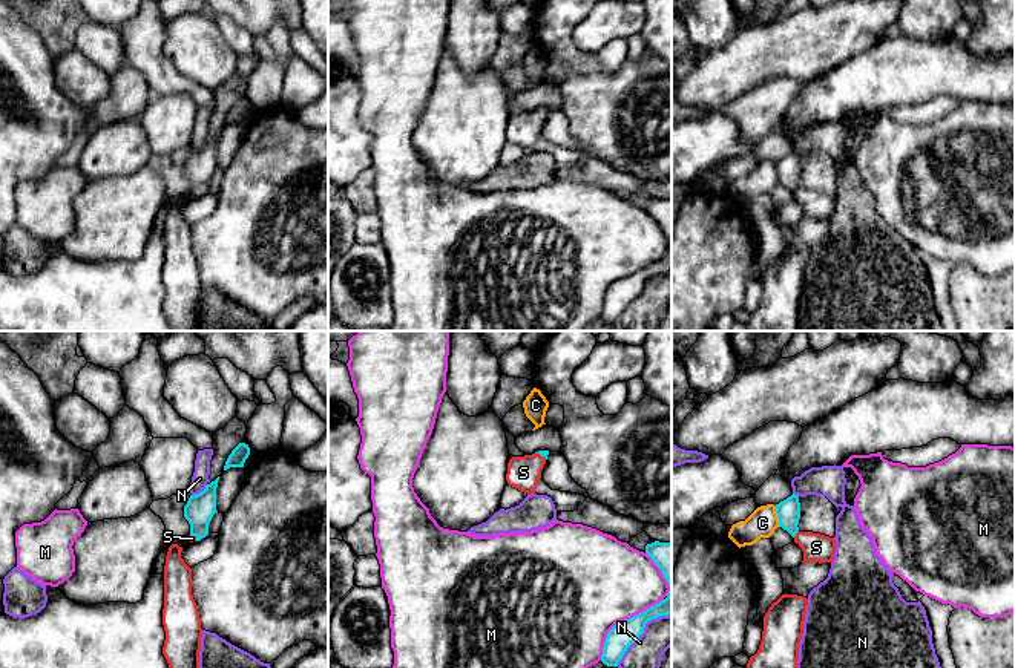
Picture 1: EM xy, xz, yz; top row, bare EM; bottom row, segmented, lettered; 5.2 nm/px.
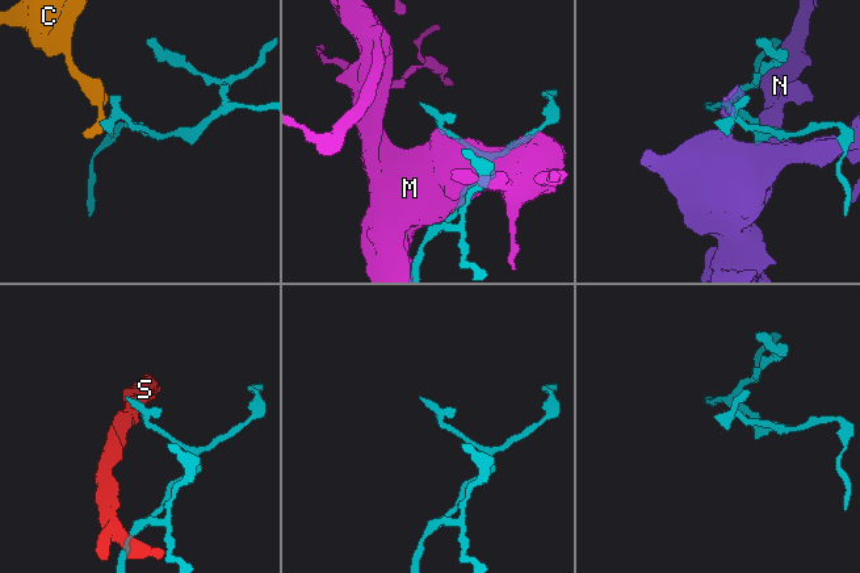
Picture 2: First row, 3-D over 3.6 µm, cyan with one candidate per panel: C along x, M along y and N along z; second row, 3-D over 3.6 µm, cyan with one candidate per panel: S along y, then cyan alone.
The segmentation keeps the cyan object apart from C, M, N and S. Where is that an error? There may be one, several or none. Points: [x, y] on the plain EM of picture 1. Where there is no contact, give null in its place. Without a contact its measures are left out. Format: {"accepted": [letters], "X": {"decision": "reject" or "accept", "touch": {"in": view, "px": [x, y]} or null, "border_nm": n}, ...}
{"accepted": [], "C": {"decision": "reject", "touch": {"in": "yz", "px": [778, 173]}, "border_nm": 110}, "M": {"decision": "reject", "touch": {"in": "xz", "px": [623, 278]}, "border_nm": 460}, "N": {"decision": "reject", "touch": {"in": "xz", "px": [643, 288]}, "border_nm": 400}, "S": {"decision": "reject", "touch": {"in": "yz", "px": [796, 189]}, "border_nm": 50}}

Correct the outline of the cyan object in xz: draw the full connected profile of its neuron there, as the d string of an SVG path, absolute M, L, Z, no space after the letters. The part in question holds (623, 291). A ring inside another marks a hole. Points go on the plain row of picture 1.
M655 198L647 201L645 210L661 225L670 248L659 260L616 280L607 290L601 313L601 319L607 323L618 323L618 319L622 316L627 305L644 290L649 277L672 271L672 199Z

